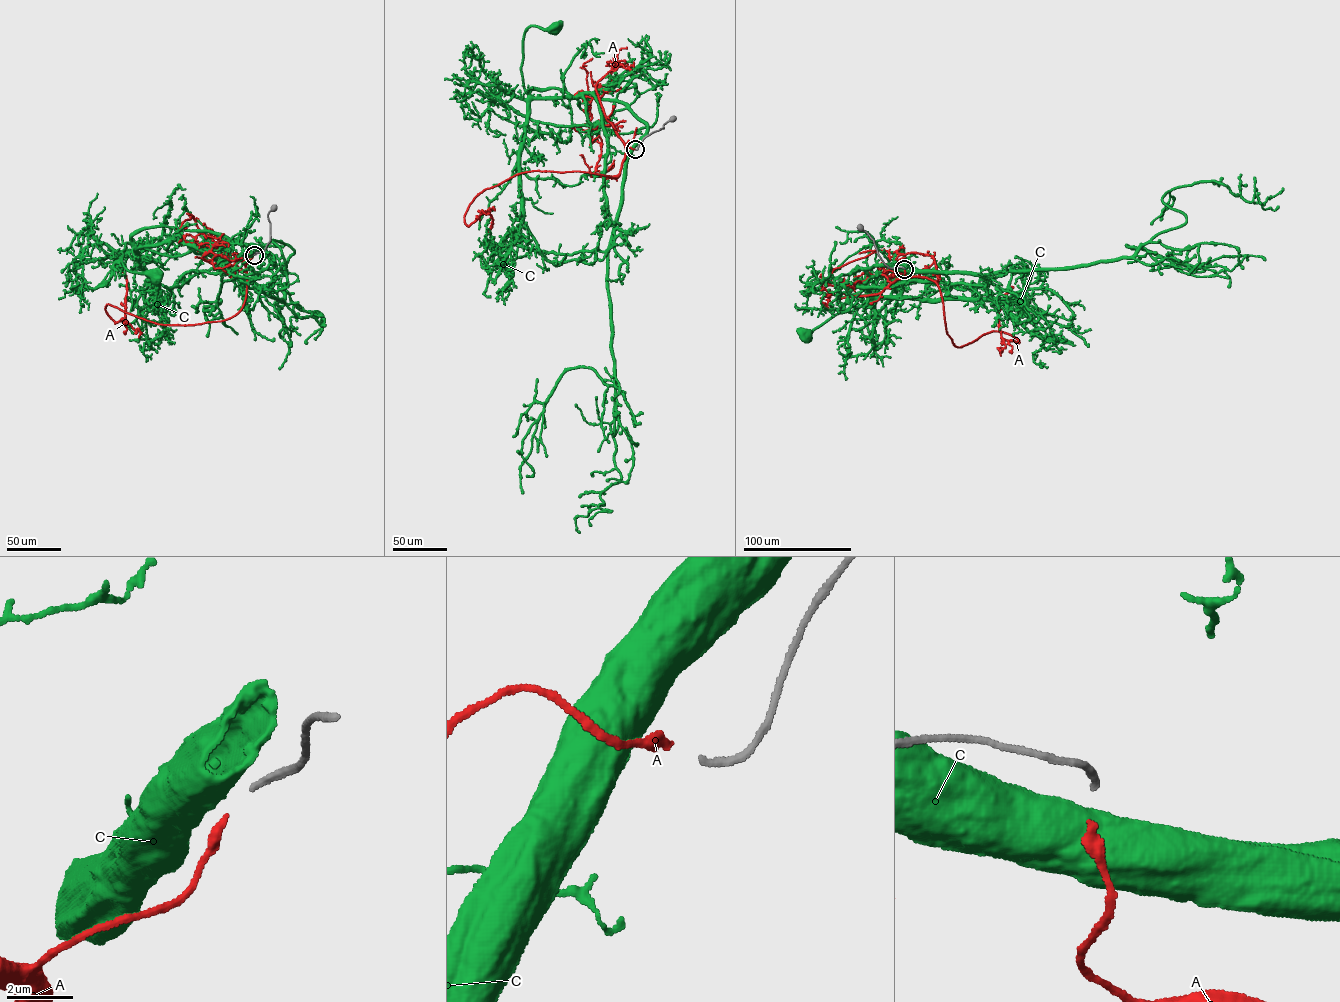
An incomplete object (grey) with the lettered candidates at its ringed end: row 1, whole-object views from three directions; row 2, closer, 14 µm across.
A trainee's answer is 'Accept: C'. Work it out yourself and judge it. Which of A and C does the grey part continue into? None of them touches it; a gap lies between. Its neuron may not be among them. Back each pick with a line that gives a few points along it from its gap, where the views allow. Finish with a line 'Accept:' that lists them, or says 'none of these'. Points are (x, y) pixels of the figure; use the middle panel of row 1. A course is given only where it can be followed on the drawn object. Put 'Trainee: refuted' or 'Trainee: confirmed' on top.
Trainee: refuted
A: via (634, 149), (617, 177), (526, 171), (484, 190), (464, 221), (486, 212), (489, 234)
Accept: A

